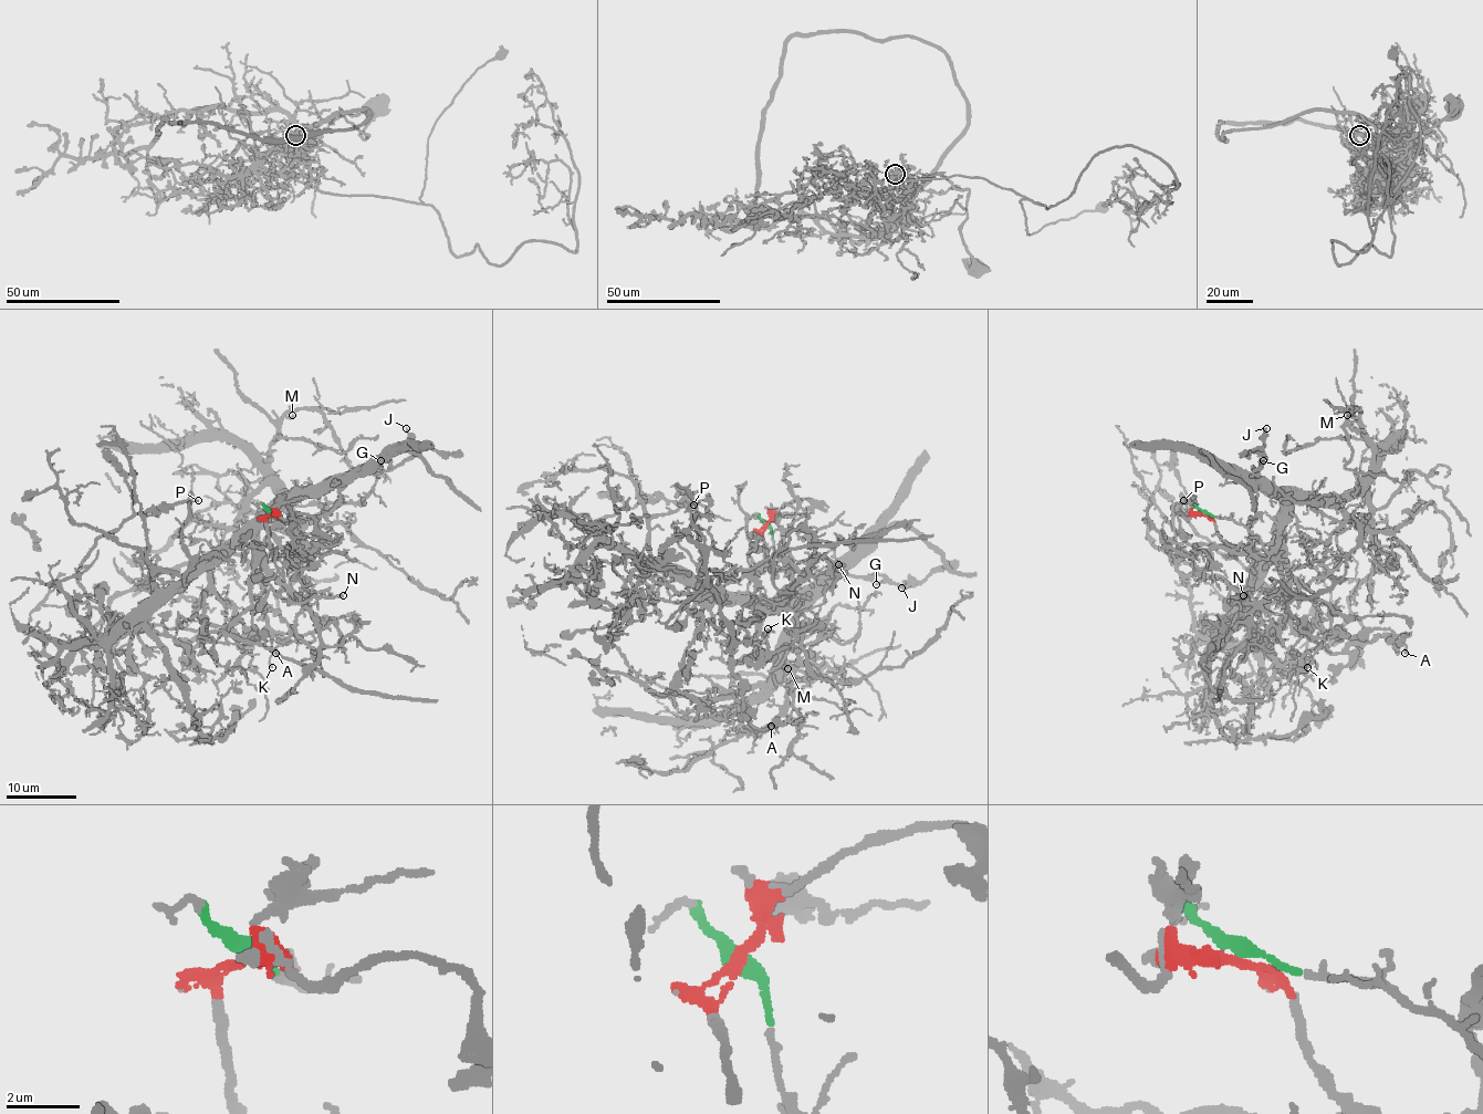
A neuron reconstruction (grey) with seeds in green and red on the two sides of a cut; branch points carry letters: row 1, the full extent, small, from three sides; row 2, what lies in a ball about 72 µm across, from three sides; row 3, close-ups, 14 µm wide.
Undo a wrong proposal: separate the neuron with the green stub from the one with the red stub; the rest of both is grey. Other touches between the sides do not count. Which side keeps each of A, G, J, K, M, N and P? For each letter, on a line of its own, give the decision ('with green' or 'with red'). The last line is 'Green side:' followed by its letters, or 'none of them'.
A: with green
G: with red
J: with red
K: with green
M: with green
N: with green
P: with red
Green side: A, K, M, N

